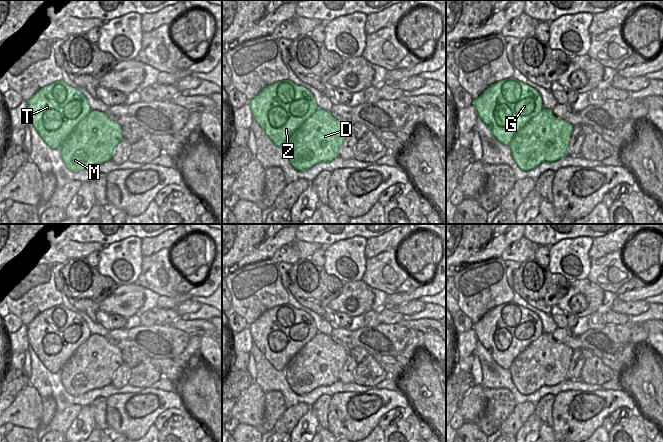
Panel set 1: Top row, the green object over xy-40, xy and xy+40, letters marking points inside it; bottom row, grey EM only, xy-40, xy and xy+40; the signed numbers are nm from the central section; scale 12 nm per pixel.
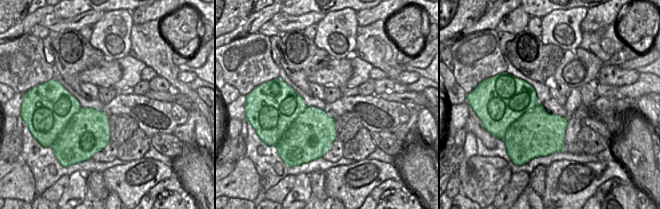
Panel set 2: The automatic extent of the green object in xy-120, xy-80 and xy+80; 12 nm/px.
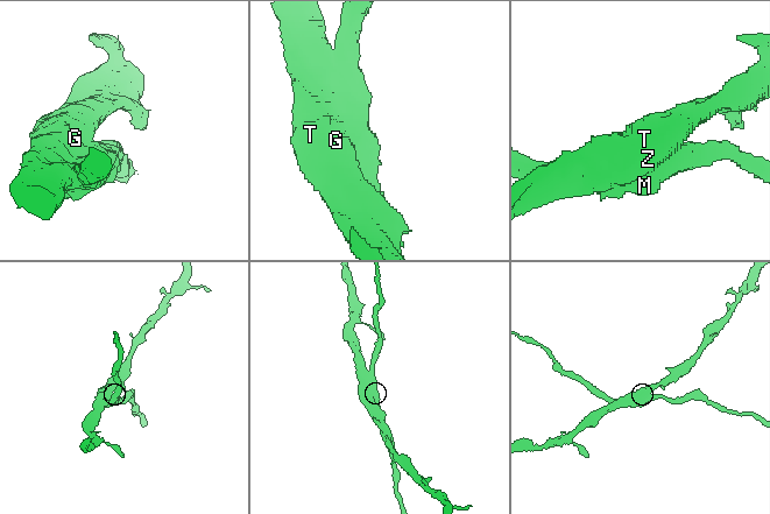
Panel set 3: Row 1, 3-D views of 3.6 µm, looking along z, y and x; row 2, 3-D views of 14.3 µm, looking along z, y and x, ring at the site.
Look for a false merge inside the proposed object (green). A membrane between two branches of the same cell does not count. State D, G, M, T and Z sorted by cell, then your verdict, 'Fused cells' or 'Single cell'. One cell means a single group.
Groups: D M / G T Z. Fused cells

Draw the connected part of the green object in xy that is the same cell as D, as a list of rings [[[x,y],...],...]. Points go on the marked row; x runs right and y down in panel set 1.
[[[317,109],[287,140],[284,146],[286,157],[298,172],[306,171],[318,163],[329,163],[339,157],[339,149],[348,132],[348,125],[335,119],[329,111]]]

